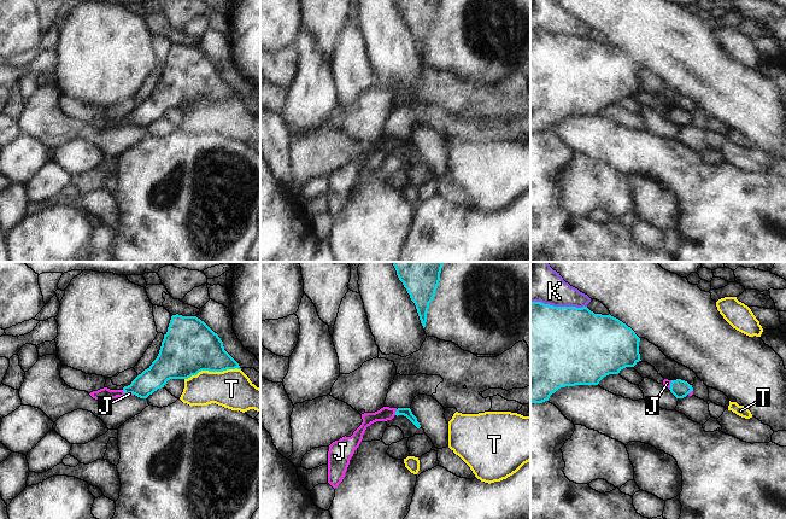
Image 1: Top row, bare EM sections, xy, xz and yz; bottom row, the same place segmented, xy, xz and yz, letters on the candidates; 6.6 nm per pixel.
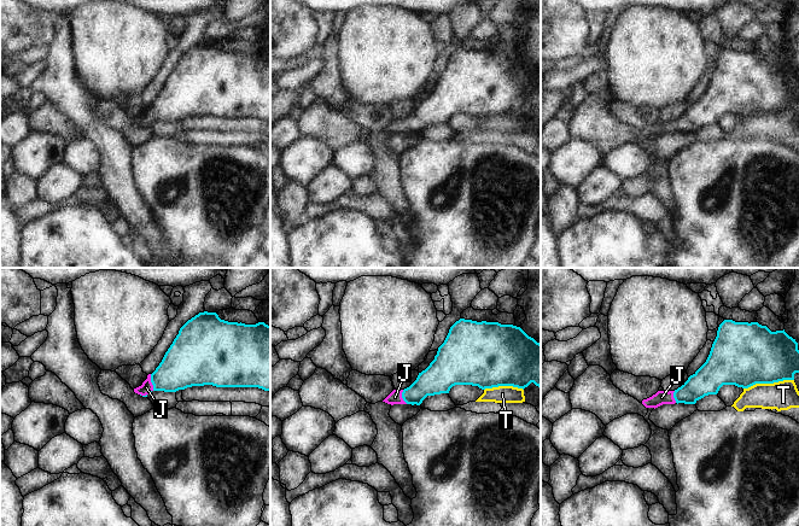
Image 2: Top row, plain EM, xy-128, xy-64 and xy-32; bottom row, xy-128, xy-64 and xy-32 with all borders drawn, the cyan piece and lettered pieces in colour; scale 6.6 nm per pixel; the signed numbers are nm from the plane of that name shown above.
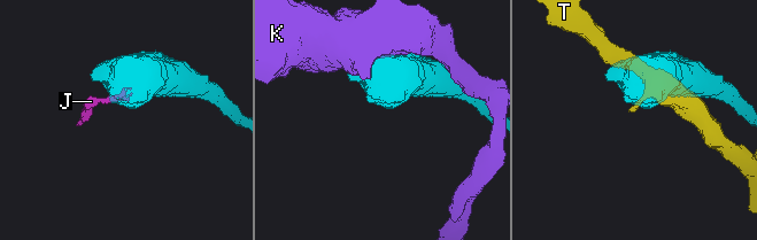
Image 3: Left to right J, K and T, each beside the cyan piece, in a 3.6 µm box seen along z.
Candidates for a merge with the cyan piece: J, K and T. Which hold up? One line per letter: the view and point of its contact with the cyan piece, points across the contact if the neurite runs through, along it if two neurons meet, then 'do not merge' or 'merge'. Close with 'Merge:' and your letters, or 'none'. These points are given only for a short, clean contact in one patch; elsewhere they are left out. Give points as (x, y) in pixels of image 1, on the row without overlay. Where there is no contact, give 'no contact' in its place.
J: xz (396, 141) | across xz (406, 141), (396, 141), (386, 143) | merge
K: yz (558, 36) | do not merge
T: xy (212, 100) | do not merge
Merge: J

